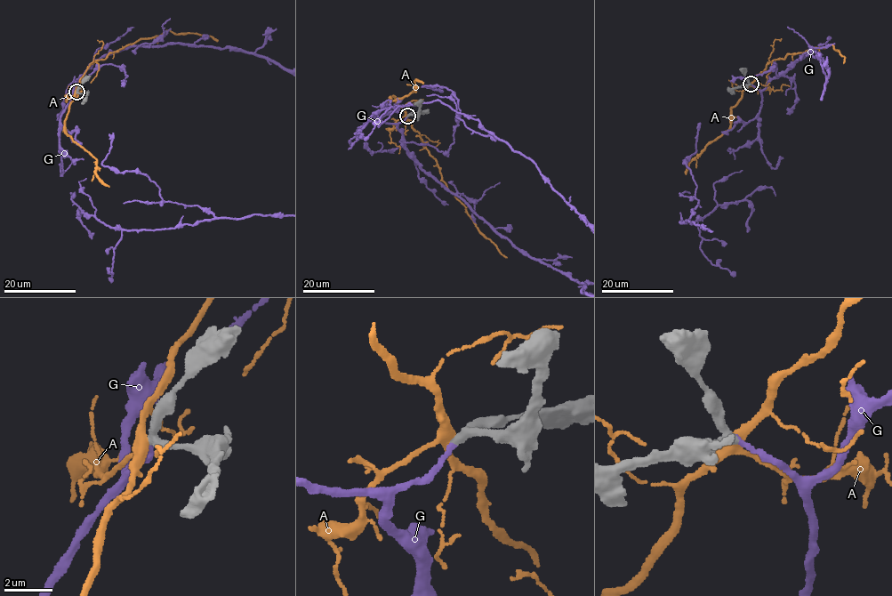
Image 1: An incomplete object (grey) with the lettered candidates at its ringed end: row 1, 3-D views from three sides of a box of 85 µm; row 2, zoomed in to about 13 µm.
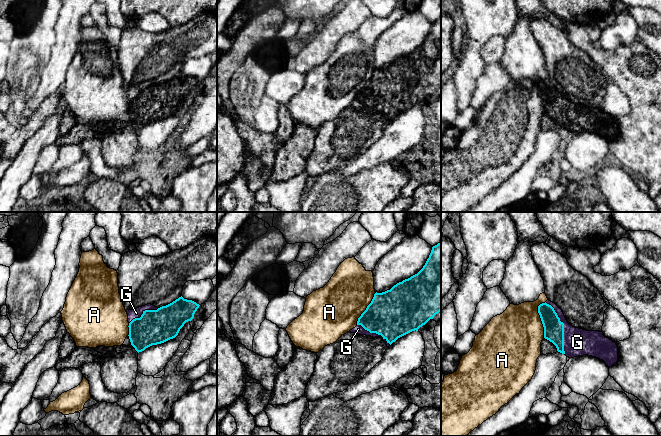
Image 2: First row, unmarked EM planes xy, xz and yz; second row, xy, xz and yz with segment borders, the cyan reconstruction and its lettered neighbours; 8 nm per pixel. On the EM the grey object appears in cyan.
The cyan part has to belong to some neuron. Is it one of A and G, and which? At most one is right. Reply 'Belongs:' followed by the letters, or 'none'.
Belongs: G

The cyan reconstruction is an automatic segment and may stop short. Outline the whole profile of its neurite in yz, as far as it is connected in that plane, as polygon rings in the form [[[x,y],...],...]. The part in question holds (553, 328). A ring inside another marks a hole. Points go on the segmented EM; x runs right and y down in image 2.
[[[547,300],[538,306],[544,338],[569,358],[588,355],[603,360],[608,367],[618,361],[618,347],[603,332],[587,331],[570,325],[562,310]]]

